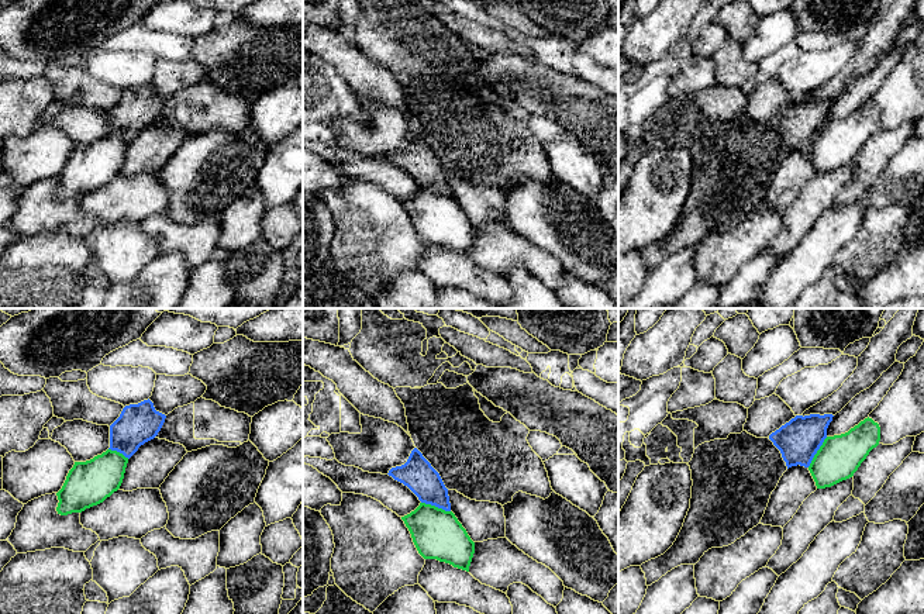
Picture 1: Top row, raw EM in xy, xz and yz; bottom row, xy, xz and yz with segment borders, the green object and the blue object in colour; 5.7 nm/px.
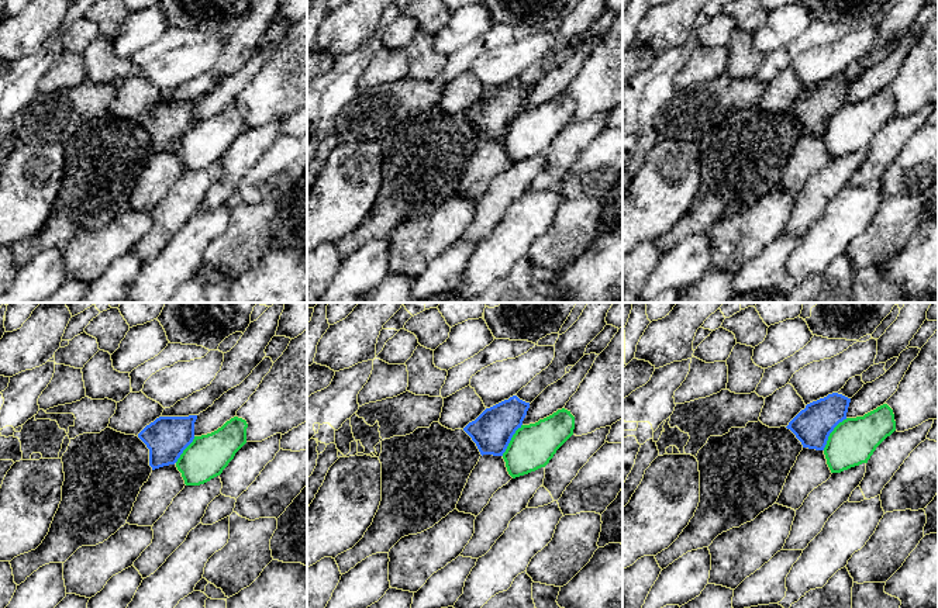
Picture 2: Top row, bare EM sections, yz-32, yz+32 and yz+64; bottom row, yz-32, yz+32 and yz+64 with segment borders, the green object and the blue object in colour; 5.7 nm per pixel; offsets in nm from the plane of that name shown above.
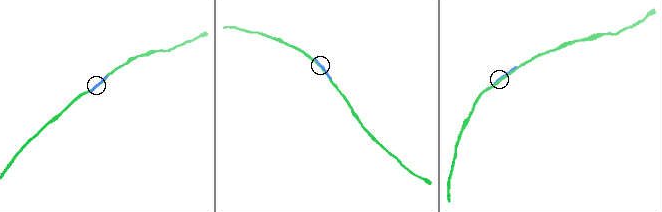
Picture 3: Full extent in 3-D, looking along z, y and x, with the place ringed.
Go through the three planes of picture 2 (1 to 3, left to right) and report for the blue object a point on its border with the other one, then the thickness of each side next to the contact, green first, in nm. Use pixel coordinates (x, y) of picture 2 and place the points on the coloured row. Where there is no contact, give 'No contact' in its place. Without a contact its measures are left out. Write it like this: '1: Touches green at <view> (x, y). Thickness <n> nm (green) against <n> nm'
1: Touches green at yz-32 (185, 449). Thickness 240 nm (green) against 240 nm
2: Touches green at yz+32 (511, 439). Thickness 260 nm (green) against 240 nm
3: Touches green at yz+64 (831, 432). Thickness 260 nm (green) against 220 nm

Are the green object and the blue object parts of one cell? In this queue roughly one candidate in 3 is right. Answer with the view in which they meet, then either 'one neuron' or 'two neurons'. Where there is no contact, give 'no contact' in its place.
contact in yz; two neurons

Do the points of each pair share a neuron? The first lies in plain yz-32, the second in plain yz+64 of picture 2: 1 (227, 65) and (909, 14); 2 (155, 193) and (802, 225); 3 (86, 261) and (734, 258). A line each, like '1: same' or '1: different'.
1: same
2: different
3: same

